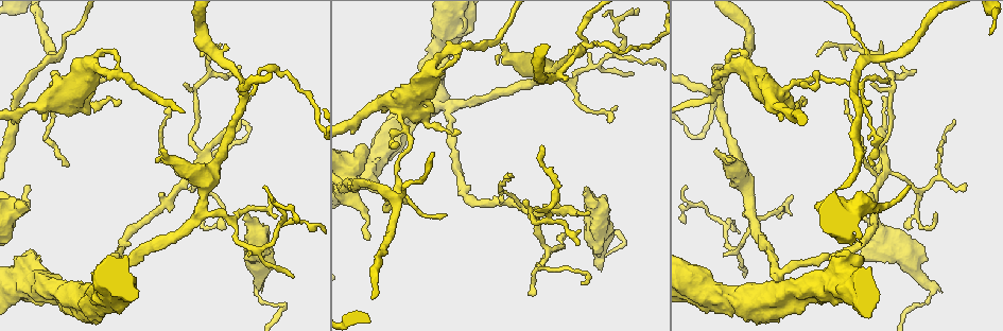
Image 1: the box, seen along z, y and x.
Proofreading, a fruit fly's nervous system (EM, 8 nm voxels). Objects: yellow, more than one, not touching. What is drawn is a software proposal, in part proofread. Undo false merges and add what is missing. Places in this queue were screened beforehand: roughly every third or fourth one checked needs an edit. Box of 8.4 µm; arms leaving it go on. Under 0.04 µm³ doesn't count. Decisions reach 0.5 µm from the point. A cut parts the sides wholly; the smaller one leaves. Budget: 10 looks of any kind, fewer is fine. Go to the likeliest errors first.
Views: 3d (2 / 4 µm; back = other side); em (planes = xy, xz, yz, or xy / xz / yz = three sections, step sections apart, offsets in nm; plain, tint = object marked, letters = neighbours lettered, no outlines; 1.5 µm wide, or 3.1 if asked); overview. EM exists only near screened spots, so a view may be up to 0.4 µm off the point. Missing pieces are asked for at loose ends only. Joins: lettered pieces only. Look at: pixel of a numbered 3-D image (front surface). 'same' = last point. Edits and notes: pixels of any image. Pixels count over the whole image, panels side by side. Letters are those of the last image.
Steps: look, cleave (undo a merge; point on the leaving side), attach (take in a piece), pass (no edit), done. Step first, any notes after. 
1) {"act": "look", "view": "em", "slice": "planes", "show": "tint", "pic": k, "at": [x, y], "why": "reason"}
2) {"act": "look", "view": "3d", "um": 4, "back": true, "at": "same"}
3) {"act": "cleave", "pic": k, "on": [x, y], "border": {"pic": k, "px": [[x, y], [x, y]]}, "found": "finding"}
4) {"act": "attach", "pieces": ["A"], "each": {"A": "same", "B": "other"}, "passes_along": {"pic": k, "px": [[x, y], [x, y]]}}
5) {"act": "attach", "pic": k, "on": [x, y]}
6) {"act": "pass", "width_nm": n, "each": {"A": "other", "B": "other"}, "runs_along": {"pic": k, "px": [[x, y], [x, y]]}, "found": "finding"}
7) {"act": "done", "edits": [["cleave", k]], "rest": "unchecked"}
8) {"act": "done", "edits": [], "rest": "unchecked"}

{"act": "look", "view": "3d", "um": 4, "pic": 1, "at": [585, 188], "why": "free end"}

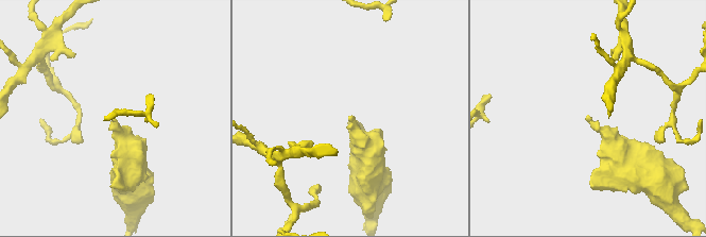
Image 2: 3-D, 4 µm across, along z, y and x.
{"act": "look", "view": "em", "slice": "xz", "step": 8, "show": "letters", "pic": 2, "at": [348, 116], "why": "now the EM"}

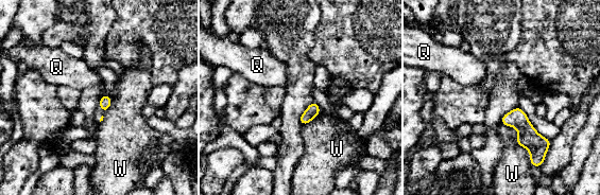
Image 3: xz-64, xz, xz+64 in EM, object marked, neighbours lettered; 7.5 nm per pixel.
{"act": "look", "view": "em", "slice": "planes", "show": "letters", "at": "same", "why": "another direction"}

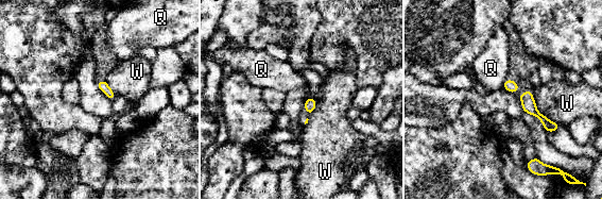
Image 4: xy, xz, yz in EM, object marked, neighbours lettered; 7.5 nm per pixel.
{"act": "pass", "each": {"Q": "other", "W": "other"}, "border": {"pic": 4, "px": [[508, 78], [502, 87]]}, "found": "no lettered piece goes on from it"}

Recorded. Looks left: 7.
{"act": "look", "view": "em", "slice": "planes", "show": "letters", "pic": 1, "at": [163, 150], "why": "free end"}

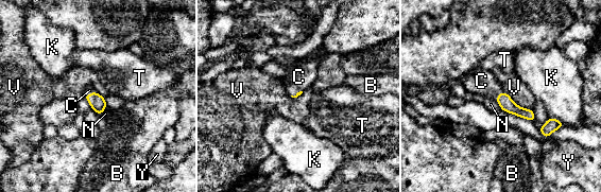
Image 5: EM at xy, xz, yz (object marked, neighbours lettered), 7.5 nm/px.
{"act": "attach", "pic": 5, "on": [481, 81], "each": {"B": "other", "C": "same", "K": "other", "N": "other", "T": "other", "V": "other", "Y": "other"}, "passes_along": {"pic": 5, "px": [[504, 101], [499, 94], [481, 81]]}, "found": "the neuron continues"}

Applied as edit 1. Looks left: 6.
{"act": "look", "view": "em", "slice": "planes", "show": "letters", "pic": 1, "at": [245, 97], "why": "four arms meet"}

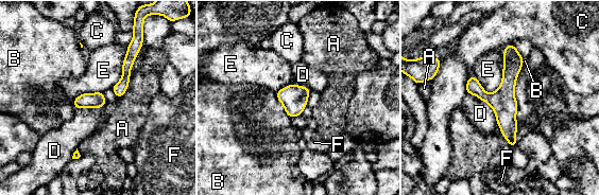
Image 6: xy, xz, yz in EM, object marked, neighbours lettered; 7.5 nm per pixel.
{"act": "pass", "each": {"A": "other", "B": "other", "C": "other", "D": "other", "E": "other", "F": "other"}, "border": {"pic": 6, "px": [[466, 92], [492, 108], [497, 124]]}, "found": "all the same neuron"}

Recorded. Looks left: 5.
{"act": "look", "view": "overview"}

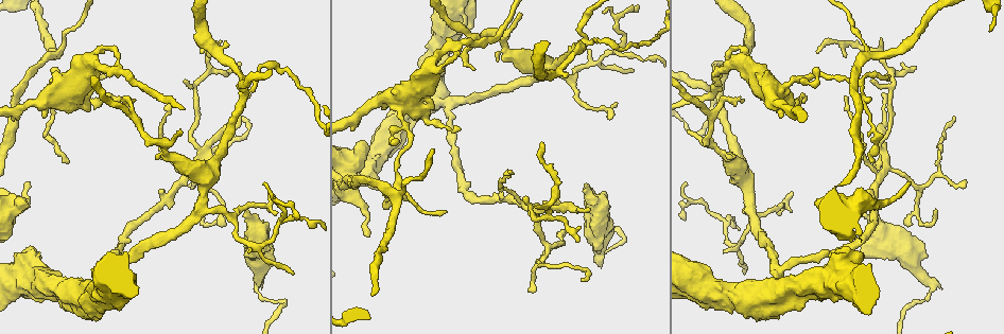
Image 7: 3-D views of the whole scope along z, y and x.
{"act": "look", "view": "3d", "um": 2, "pic": 7, "at": [596, 256], "why": "calibre changes"}

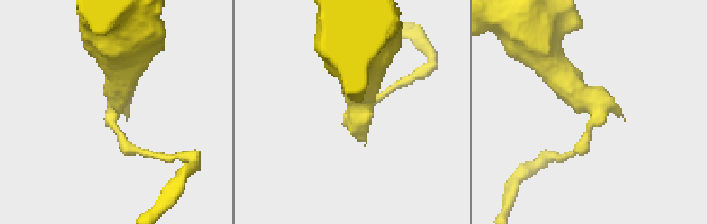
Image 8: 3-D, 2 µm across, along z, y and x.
{"act": "look", "view": "em", "slice": "xz", "step": 4, "show": "letters", "pic": 8, "at": [116, 117], "why": "now the EM"}

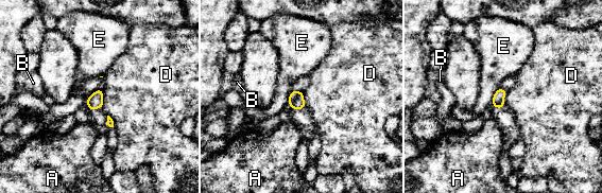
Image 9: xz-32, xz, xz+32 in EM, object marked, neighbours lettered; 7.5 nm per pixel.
{"act": "cleave", "pic": 9, "on": [298, 103], "longest_contact_nm": ["E", 160], "each": {"A": "other", "B": "other", "D": "other", "E": "other"}, "border": {"pic": 9, "px": [[303, 92], [290, 104]]}, "found": "two neurons meet here"}

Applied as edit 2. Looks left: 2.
{"act": "done", "edits": [["attach", 5], ["cleave", 9]], "rest": "unchecked"}

